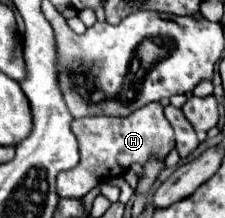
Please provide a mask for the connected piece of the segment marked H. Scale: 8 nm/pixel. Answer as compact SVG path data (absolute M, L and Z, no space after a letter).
M151 102L129 116L79 118L79 120L73 120L71 128L79 142L81 160L73 170L61 172L57 176L57 194L61 198L81 198L93 186L97 186L101 178L119 176L135 162L145 164L151 154L165 158L169 150L175 146L173 128L163 116L163 106L159 102Z

